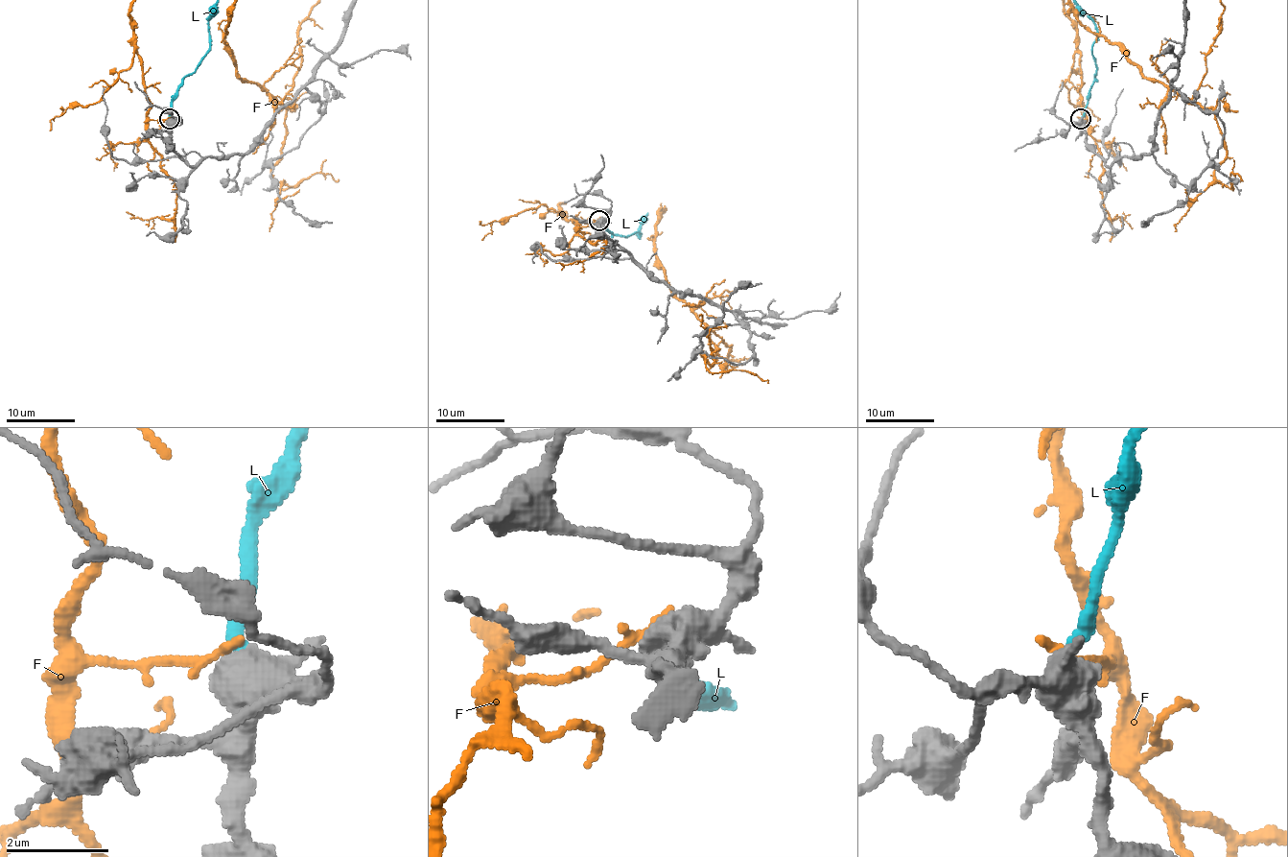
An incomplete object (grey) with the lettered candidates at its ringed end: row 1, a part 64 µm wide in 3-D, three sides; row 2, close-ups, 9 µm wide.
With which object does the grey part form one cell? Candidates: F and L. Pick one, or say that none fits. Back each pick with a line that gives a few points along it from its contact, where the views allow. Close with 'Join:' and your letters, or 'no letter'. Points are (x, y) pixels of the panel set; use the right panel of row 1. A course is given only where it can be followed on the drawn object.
Join: L

